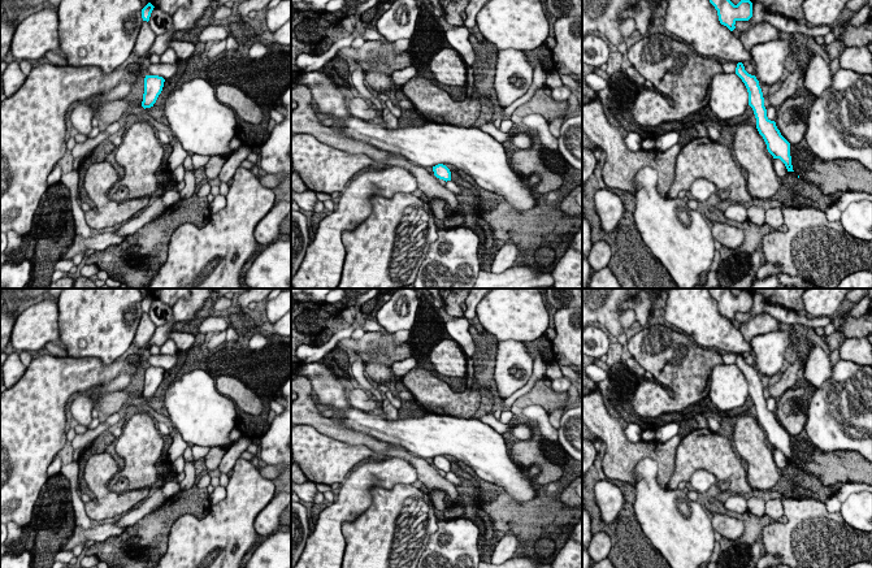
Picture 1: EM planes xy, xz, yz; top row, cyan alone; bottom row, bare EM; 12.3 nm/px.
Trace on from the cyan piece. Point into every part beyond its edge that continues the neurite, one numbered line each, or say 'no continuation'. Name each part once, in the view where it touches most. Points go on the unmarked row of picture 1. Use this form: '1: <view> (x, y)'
no continuation

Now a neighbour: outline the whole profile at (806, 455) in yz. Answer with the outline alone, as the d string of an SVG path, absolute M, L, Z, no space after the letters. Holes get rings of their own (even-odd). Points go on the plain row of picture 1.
M806 429L798 435L790 435L790 447L794 464L814 474L824 486L846 482L872 485L872 463L856 451L823 452L808 438Z

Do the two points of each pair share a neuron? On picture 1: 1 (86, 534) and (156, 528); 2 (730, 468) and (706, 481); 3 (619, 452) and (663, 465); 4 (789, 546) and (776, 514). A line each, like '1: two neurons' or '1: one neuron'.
1: two neurons
2: two neurons
3: one neuron
4: two neurons

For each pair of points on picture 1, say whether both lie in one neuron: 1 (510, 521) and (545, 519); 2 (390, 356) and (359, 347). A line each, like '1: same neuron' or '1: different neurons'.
1: same neuron
2: same neuron

